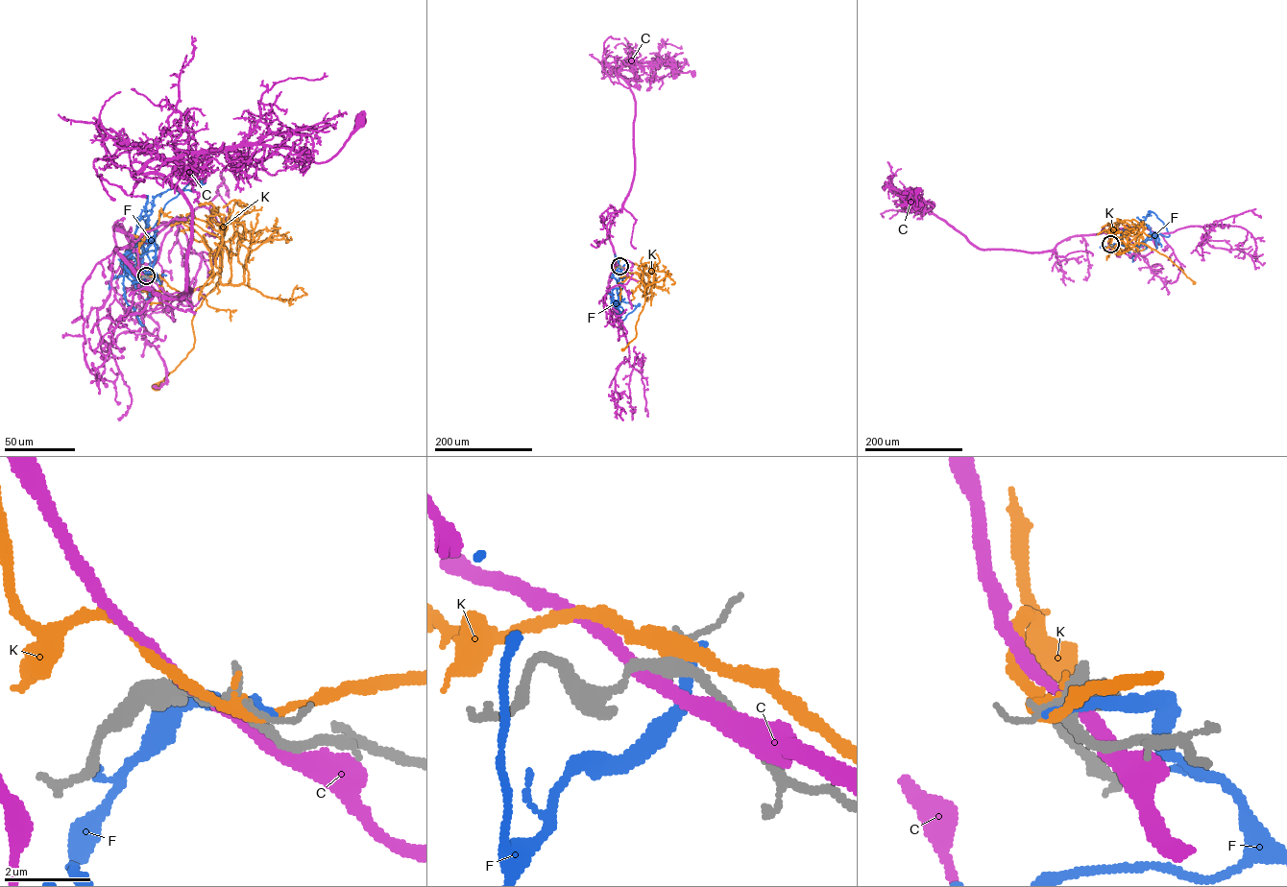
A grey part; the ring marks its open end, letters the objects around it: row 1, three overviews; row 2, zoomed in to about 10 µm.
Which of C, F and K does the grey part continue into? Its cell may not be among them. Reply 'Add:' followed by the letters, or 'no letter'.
Add: no letter

